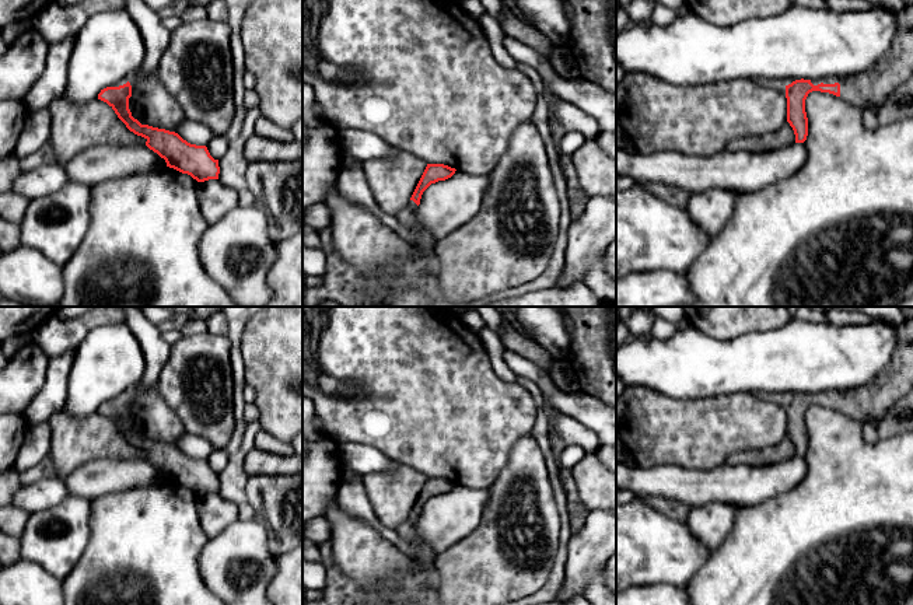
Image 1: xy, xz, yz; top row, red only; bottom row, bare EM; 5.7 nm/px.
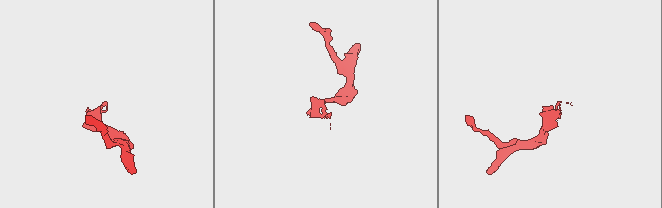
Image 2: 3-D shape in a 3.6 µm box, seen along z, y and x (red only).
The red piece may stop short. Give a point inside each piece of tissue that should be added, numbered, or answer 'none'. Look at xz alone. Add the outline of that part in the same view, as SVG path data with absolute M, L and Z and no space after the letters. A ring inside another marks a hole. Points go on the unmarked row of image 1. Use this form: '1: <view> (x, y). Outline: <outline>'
1: xz (424, 552). Outline: M409 514L407 520L403 524L400 524L396 528L396 531L405 541L417 546L416 560L420 563L420 566L424 570L434 569L435 563L433 562L433 556L437 553L426 541L423 541L416 534L416 529L414 529L416 524L417 524L417 518L413 514Z

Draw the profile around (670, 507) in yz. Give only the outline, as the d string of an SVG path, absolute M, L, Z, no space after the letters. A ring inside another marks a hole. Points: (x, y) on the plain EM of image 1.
M641 494L641 497L646 504L653 507L658 513L672 520L686 522L690 507L686 506L685 503L664 497L661 494Z

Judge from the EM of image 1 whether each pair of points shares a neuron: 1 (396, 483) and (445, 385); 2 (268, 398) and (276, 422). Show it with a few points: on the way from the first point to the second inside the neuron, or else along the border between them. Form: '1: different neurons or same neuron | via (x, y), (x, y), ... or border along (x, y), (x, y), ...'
1: different neurons | border along (398, 462), (410, 465), (427, 476)
2: same neuron | via (273, 404), (276, 406), (276, 416)

